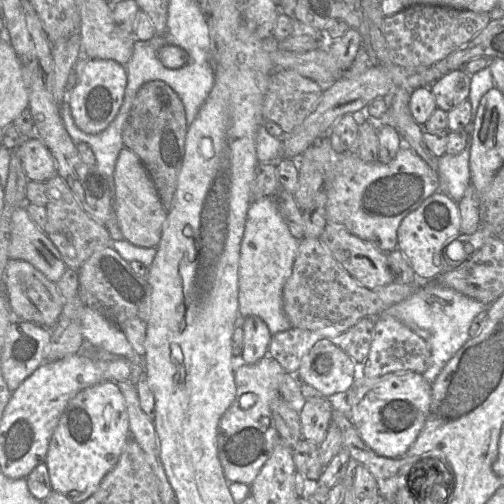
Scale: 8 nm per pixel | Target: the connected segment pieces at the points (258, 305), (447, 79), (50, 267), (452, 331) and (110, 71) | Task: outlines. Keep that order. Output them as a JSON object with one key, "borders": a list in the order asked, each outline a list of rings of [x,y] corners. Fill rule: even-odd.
{"borders":[[[[271,197],[251,203],[240,247],[239,316],[241,319],[260,317],[272,336],[292,328],[283,310],[283,288],[292,274],[299,242],[291,234]]],[[[457,69],[429,86],[435,97],[437,108],[449,112],[467,100],[471,76],[463,70]]],[[[24,205],[12,214],[12,238],[8,254],[11,259],[32,264],[55,284],[67,269],[56,246],[31,219]]],[[[435,281],[424,283],[406,300],[392,305],[382,314],[388,314],[403,322],[428,344],[432,363],[422,374],[434,383],[448,361],[470,339],[469,328],[474,318],[489,306]]],[[[84,52],[79,53],[80,61],[75,66],[77,81],[70,91],[68,91],[68,104],[71,115],[76,126],[87,134],[98,134],[105,130],[116,117],[123,99],[127,86],[126,66],[119,64],[114,60],[105,59],[87,59]]]]}

